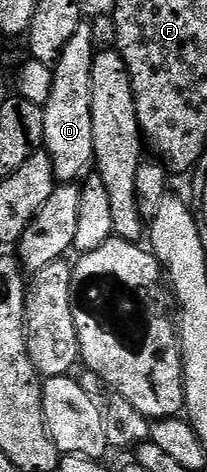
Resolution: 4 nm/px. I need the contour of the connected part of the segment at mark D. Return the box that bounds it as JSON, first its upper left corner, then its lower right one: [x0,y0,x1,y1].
[42,23,96,184]

